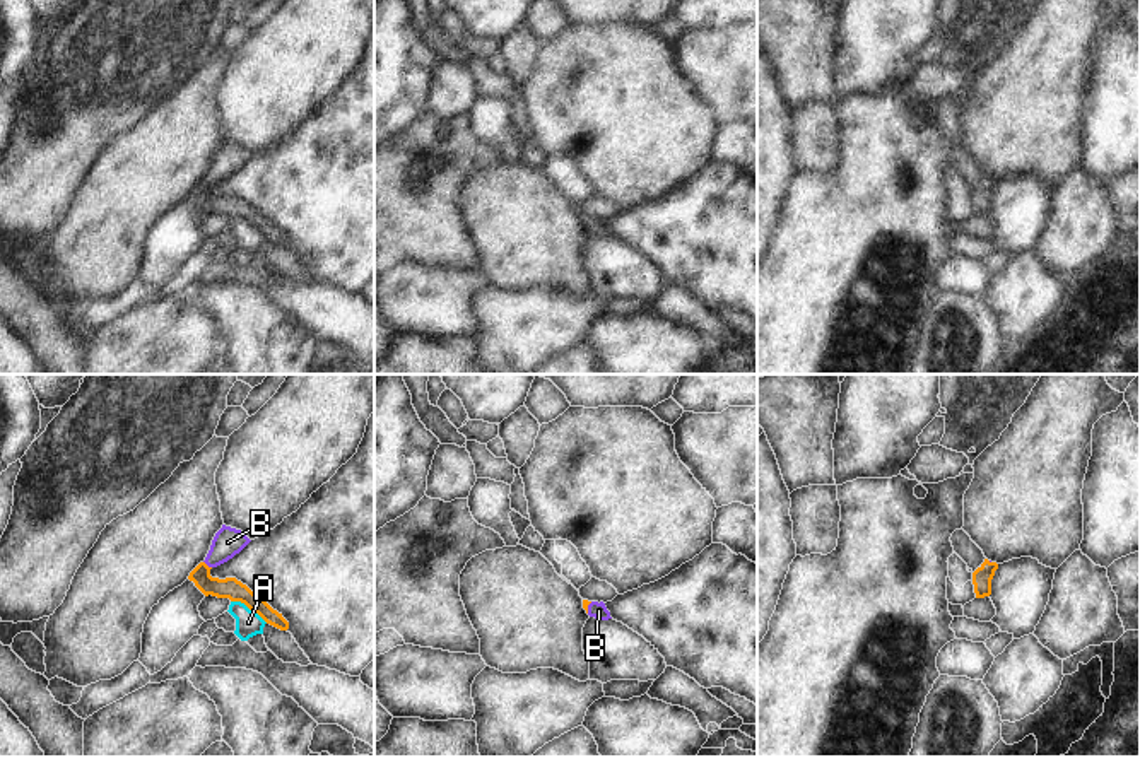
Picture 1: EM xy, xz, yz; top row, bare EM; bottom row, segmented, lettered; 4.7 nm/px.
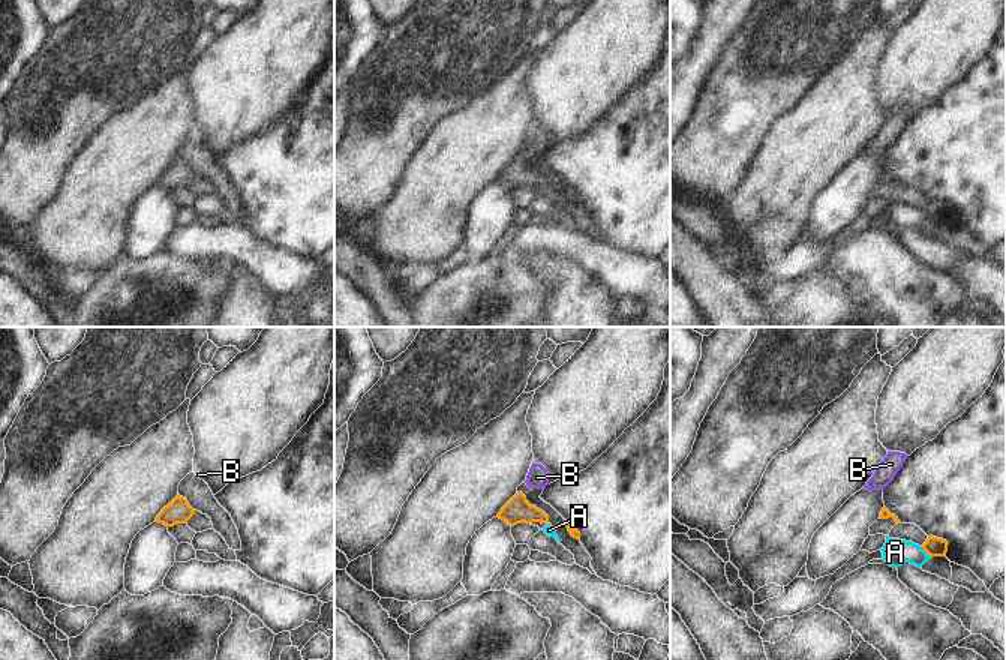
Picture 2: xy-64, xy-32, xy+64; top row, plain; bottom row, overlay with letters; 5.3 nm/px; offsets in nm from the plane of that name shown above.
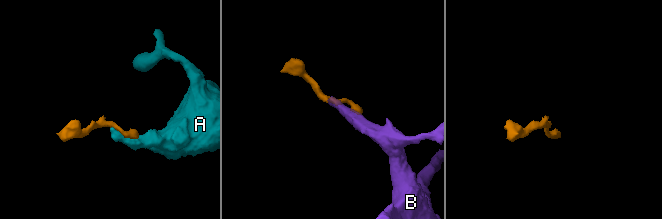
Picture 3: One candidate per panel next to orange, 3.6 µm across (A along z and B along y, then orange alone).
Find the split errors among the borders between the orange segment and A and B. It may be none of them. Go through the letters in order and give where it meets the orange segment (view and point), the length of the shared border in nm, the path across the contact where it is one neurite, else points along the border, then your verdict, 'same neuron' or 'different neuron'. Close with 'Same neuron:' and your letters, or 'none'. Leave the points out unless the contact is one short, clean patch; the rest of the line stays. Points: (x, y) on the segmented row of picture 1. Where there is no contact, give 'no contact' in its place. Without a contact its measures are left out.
A: xy (250, 609) | 200 nm | along xy (231, 600), (243, 602), (267, 622) | different neuron
B: xy (205, 564) | 50 nm | across xy (231, 588), (217, 588), (205, 564), (228, 542) | same neuron
Same neuron: B

